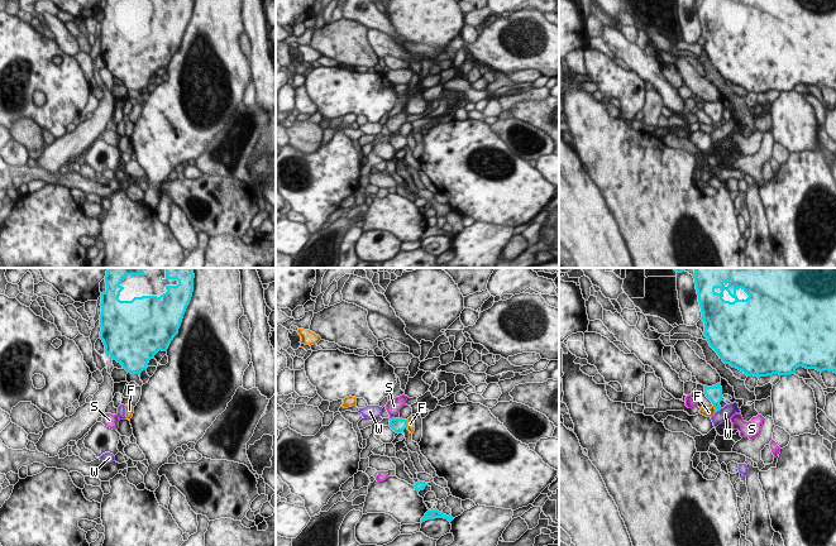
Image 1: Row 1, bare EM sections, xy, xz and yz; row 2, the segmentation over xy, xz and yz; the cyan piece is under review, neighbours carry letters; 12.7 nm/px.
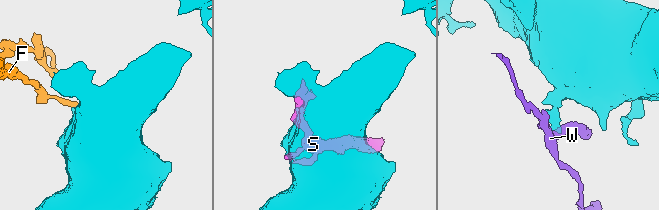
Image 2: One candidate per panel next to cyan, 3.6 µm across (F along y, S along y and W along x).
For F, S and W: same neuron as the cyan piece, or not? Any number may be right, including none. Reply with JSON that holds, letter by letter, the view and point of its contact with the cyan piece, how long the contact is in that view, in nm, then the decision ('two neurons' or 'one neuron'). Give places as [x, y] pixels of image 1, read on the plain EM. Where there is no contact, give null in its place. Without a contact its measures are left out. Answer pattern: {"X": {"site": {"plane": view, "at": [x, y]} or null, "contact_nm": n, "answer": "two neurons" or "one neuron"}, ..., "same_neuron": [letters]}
{"F": {"site": {"plane": "xz", "at": [406, 140]}, "contact_nm": 110, "answer": "two neurons"}, "S": {"site": {"plane": "xz", "at": [392, 134]}, "contact_nm": 70, "answer": "two neurons"}, "W": {"site": {"plane": "yz", "at": [719, 127]}, "contact_nm": 70, "answer": "two neurons"}, "same_neuron": []}

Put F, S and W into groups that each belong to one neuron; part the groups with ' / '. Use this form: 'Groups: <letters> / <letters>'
Groups: F / S / W

